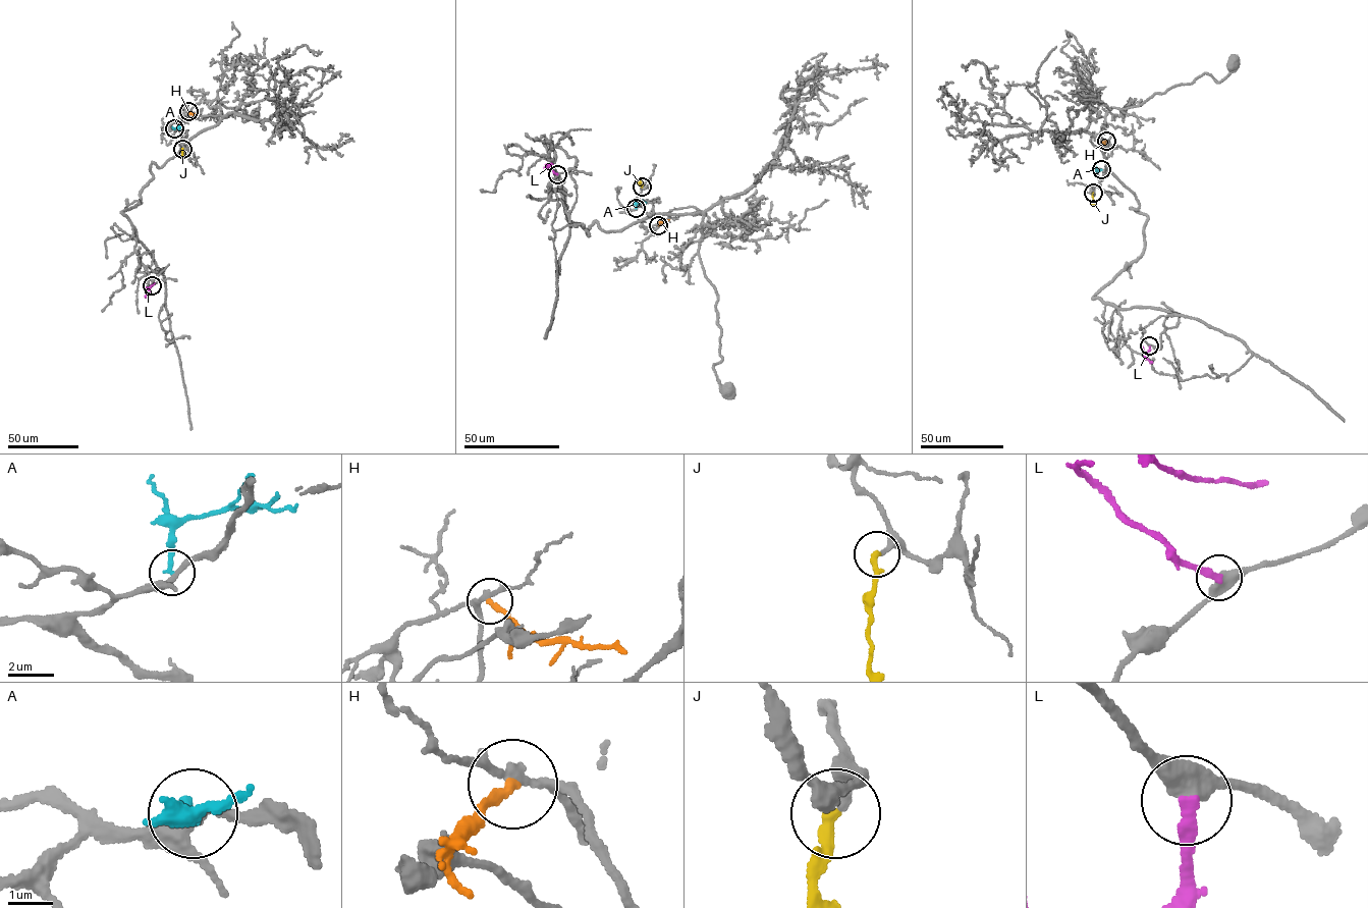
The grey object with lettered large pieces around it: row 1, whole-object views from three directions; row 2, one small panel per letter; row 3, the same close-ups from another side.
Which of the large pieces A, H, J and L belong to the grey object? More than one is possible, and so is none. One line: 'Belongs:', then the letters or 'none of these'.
Belongs: J

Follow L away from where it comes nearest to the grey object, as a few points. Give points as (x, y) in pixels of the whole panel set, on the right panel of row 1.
L: (1149, 345), (1145, 359), (1141, 345)

